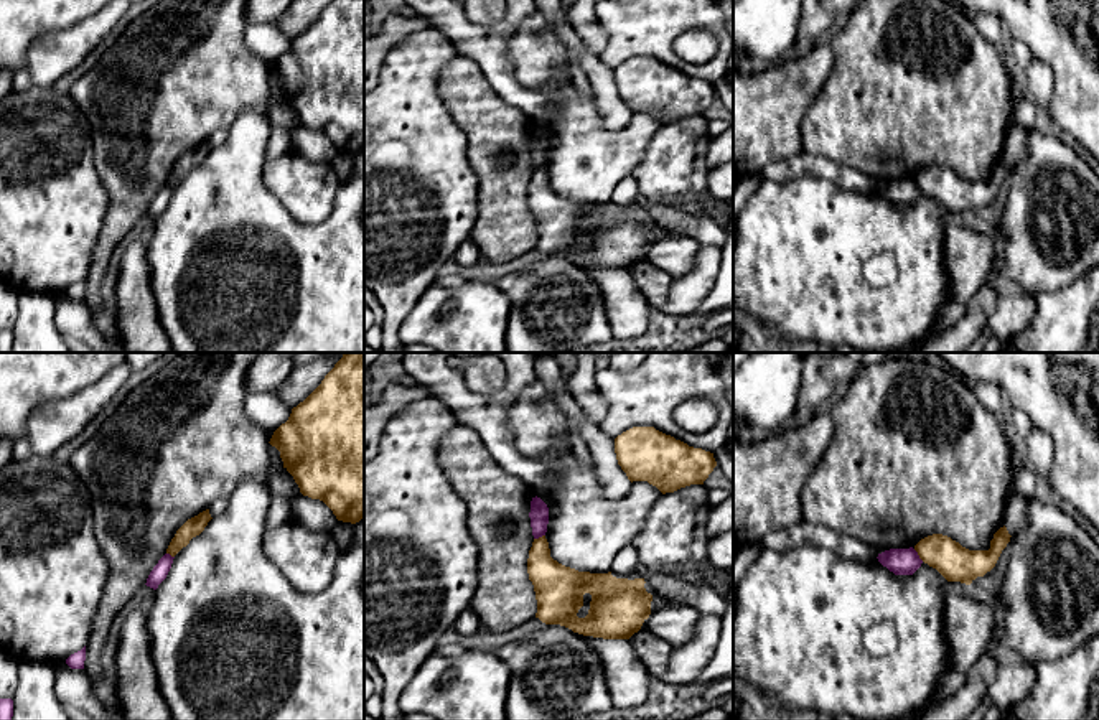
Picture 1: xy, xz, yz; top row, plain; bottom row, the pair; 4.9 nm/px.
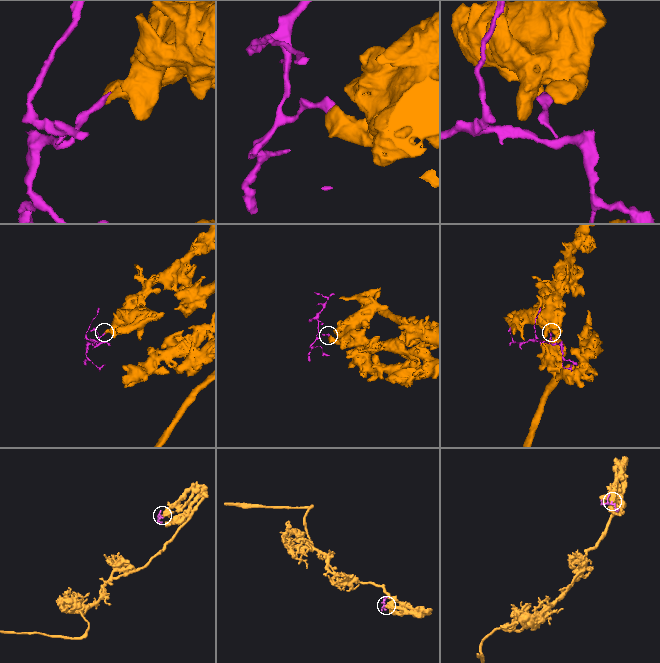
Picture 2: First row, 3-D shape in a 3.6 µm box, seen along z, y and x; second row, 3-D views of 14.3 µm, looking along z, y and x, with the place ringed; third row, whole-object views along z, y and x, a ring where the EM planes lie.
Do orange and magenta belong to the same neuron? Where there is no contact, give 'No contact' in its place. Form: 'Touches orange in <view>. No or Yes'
Touches orange in yz. No

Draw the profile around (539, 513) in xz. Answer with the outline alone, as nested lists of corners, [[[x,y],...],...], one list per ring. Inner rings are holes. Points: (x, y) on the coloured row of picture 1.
[[[532,498],[531,501],[531,527],[532,527],[532,535],[534,539],[539,539],[545,535],[547,532],[547,524],[549,524],[549,507],[540,498]]]

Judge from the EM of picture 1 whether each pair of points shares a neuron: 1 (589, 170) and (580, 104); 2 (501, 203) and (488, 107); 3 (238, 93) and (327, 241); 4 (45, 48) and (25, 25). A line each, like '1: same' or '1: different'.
1: same
2: same
3: different
4: different

